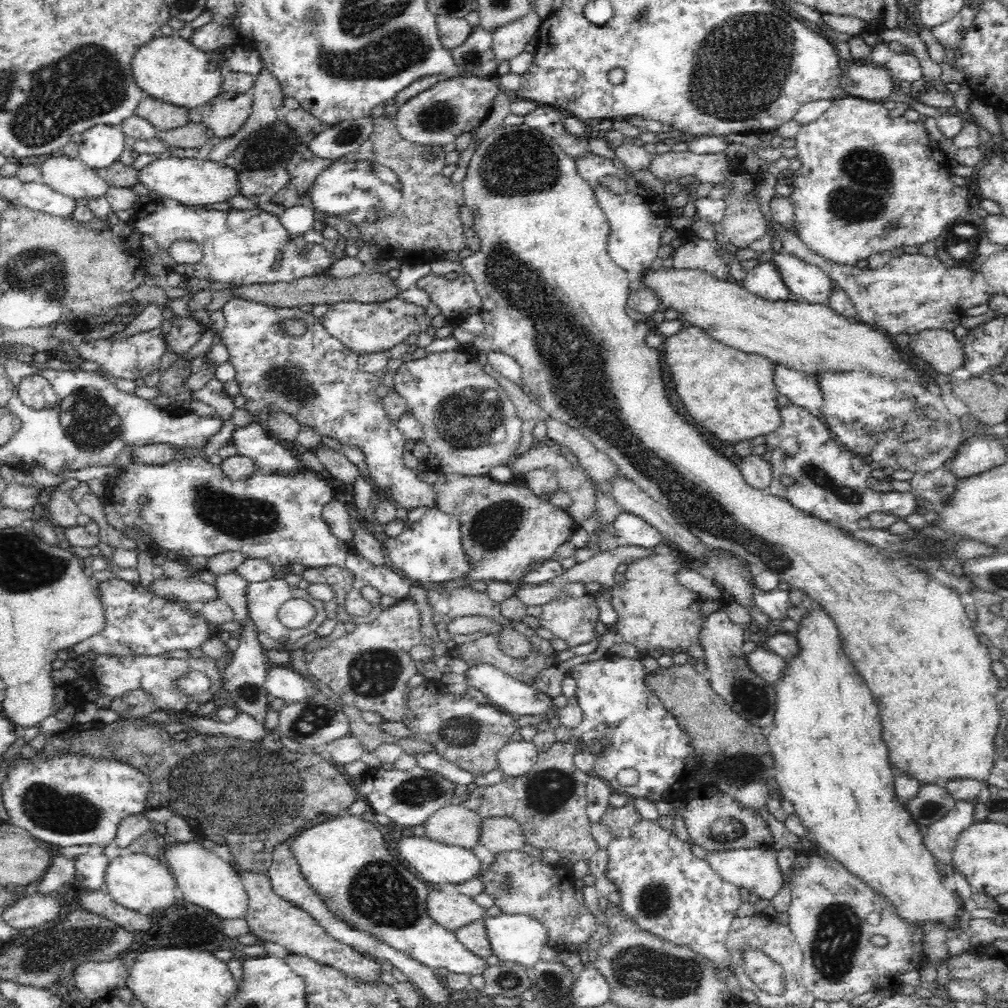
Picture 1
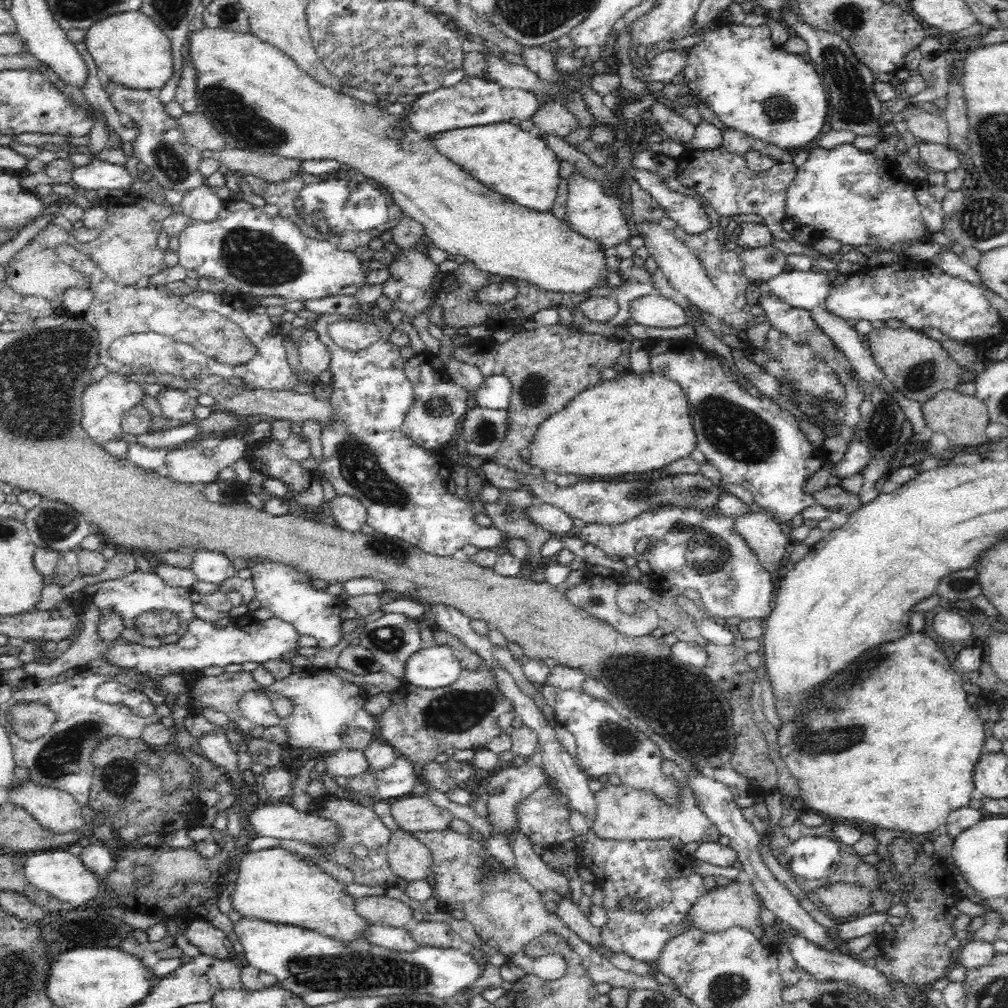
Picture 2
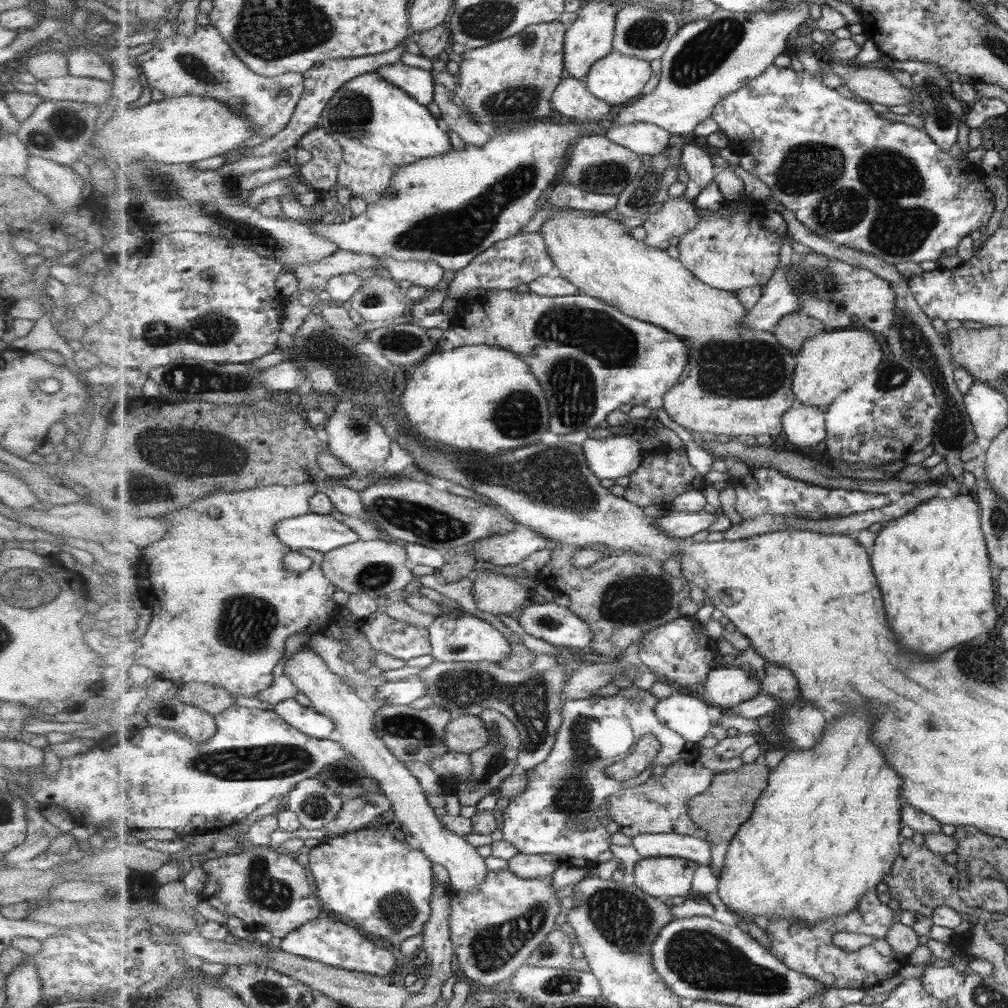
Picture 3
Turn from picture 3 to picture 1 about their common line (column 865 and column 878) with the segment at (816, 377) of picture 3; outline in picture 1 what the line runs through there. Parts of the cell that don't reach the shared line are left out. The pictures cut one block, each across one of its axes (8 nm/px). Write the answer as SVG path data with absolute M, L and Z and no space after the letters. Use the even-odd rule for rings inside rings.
M672 267L650 269L640 276L640 284L651 288L660 297L661 306L665 309L679 312L678 318L682 321L705 330L722 344L727 344L748 354L764 356L764 358L769 358L778 365L792 370L814 376L857 372L886 377L890 381L922 382L924 388L928 384L932 384L932 380L926 374L922 376L918 370L914 370L900 359L892 336L859 322L857 319L850 321L844 316L840 316L828 305L808 304L798 300L772 303L753 295L732 279L718 280L702 270L676 270Z

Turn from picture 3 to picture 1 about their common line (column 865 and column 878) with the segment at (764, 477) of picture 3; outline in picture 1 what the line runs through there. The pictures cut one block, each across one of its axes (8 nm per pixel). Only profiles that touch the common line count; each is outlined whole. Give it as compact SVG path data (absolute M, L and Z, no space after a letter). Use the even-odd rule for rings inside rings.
M790 405L782 407L782 425L775 432L766 435L767 450L761 454L767 458L768 463L772 465L773 480L766 492L772 493L774 496L782 496L788 502L791 502L796 508L804 512L810 512L812 516L818 516L822 520L830 520L838 526L850 527L856 524L860 518L867 518L868 515L881 512L894 515L898 518L910 516L916 512L917 495L908 490L906 492L876 492L872 490L867 481L871 477L873 471L869 462L856 454L848 451L834 437L832 430L826 425L822 418L812 415L803 407ZM781 477L791 477L795 480L792 486L785 486L781 482Z

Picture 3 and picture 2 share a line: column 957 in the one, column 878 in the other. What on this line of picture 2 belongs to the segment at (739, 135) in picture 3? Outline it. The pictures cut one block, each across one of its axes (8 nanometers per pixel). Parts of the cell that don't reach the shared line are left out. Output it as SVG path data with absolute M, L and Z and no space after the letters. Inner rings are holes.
M852 142L838 144L830 150L824 148L814 148L810 151L807 161L798 167L794 180L788 184L785 206L781 211L781 216L785 222L796 220L800 224L810 226L813 232L813 241L822 238L834 238L840 244L848 246L880 246L886 251L892 248L896 242L911 244L914 242L932 241L932 233L928 231L918 199L916 199L916 189L918 182L900 174L896 178L894 172L898 171L886 159L876 158L872 153L862 152L856 148Z

